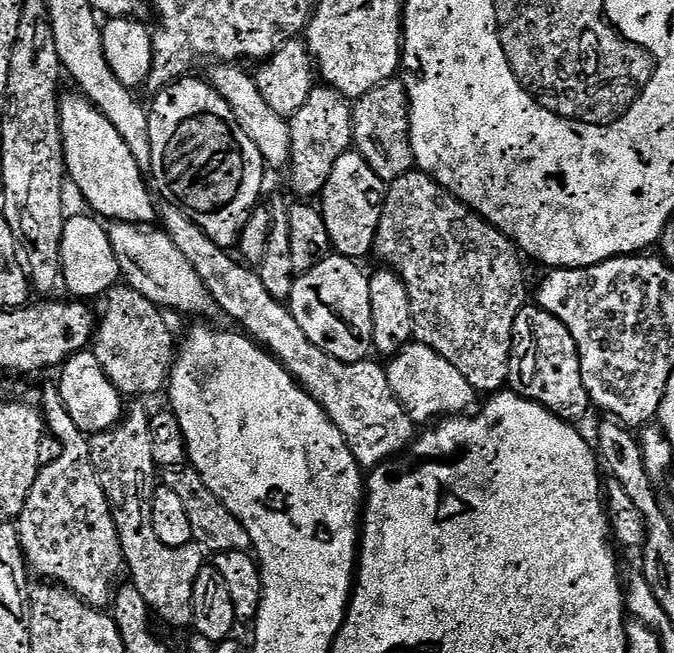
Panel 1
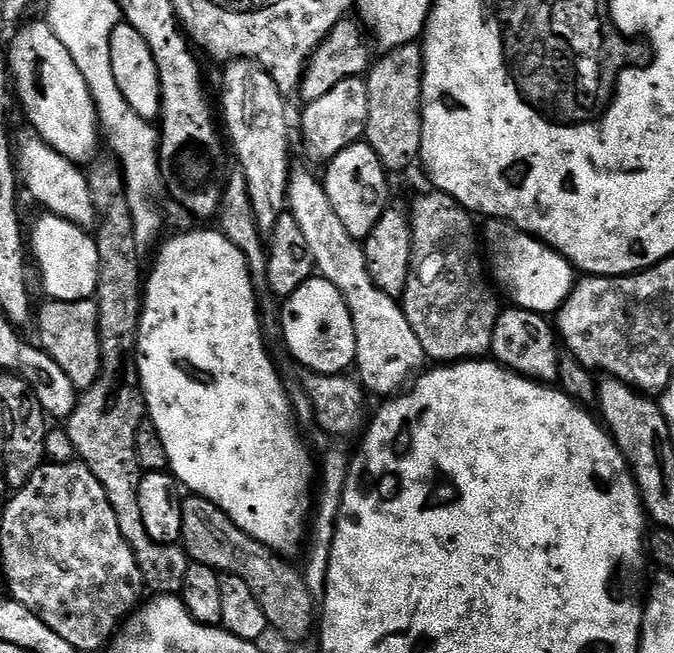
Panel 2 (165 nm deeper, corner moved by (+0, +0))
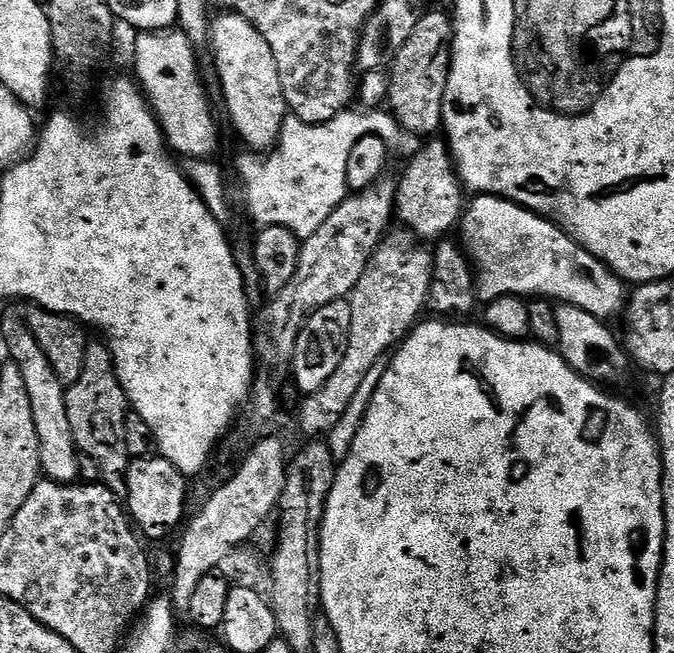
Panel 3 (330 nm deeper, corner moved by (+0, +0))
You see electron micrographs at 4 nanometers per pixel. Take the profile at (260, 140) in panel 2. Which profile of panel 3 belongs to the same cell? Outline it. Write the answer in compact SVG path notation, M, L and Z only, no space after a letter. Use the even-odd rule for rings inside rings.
M225 11L211 21L210 49L216 55L216 72L224 91L224 104L236 132L249 144L251 151L264 154L276 147L284 119L290 114L284 97L280 67L270 50L270 42L246 18Z

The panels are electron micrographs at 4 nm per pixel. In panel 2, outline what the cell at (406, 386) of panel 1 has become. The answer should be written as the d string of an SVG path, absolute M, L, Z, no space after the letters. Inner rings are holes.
M299 168L288 177L287 207L302 230L306 230L310 246L314 246L319 275L338 286L339 292L350 306L356 336L355 367L361 383L371 393L374 391L384 396L382 398L391 397L399 393L405 387L404 382L423 367L421 364L426 360L424 347L406 318L401 303L383 292L375 282L363 243L354 239L350 230L346 230L342 218L338 218L334 206L330 206L330 198L321 177Z

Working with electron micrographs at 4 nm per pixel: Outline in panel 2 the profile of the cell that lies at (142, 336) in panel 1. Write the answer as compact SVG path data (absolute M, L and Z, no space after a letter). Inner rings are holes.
M49 299L47 303L38 308L39 347L48 352L62 370L66 370L66 378L70 378L77 390L94 386L100 377L100 315L95 299L74 302Z

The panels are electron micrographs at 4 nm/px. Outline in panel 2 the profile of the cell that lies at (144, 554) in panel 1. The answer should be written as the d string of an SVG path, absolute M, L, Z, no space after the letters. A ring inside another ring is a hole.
M99 155L87 167L86 175L90 186L92 200L100 213L100 221L96 228L97 244L100 258L100 282L94 297L100 315L100 377L94 386L83 389L76 401L76 409L66 418L68 424L68 440L76 447L81 461L96 477L98 482L108 491L110 502L116 511L122 534L128 539L128 545L134 550L136 561L143 572L145 585L156 594L177 595L183 591L186 570L190 559L183 545L156 543L146 530L142 521L142 506L139 505L140 477L142 469L136 453L138 426L145 423L146 405L144 389L140 387L140 369L138 367L138 345L142 327L142 261L136 254L136 238L134 238L133 218L128 206L123 169L115 155Z

